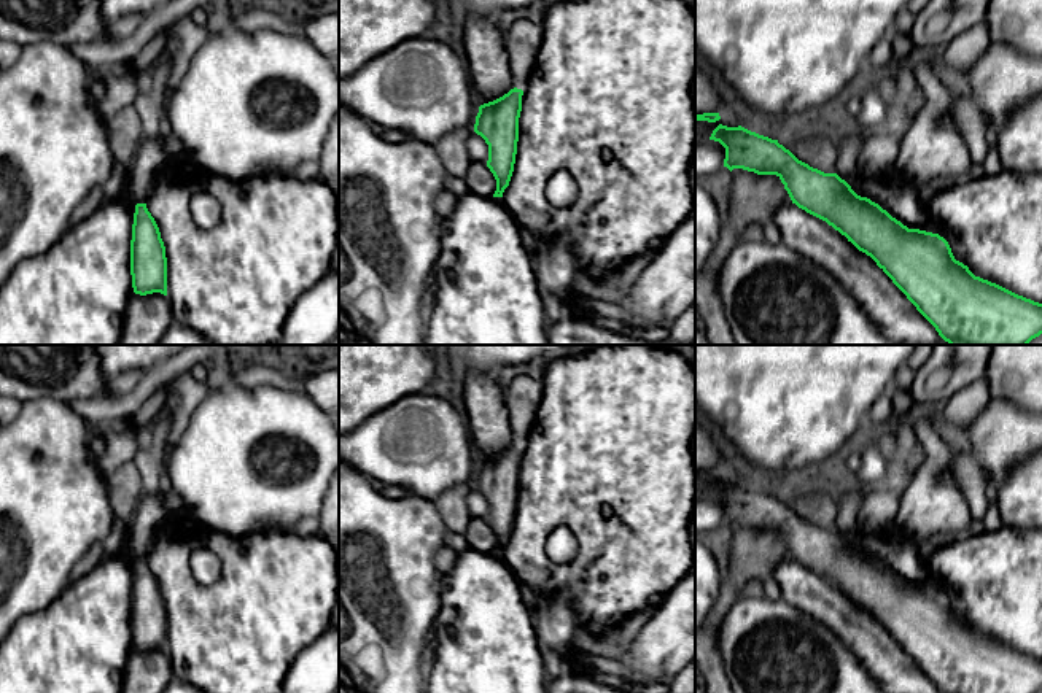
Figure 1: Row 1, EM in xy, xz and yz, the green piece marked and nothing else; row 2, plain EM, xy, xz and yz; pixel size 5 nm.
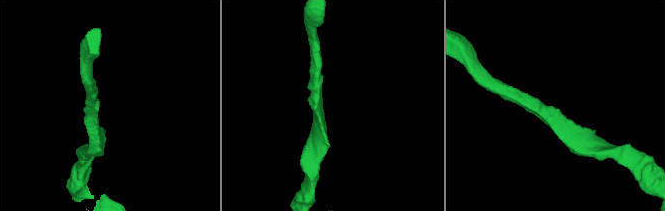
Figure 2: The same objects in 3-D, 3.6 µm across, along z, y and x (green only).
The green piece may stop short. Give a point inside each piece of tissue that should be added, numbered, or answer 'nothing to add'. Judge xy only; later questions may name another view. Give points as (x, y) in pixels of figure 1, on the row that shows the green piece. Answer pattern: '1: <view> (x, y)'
nothing to add

